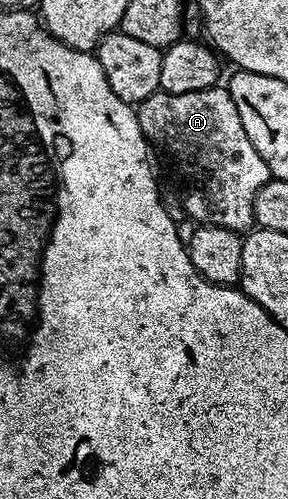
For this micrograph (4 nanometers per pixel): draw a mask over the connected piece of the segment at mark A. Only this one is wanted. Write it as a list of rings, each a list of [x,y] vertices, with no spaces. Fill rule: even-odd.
[[[224,85],[212,86],[210,90],[199,92],[183,92],[182,94],[166,94],[158,92],[136,107],[139,128],[143,128],[145,137],[154,147],[166,150],[177,161],[179,169],[185,173],[189,186],[193,191],[185,198],[185,210],[201,224],[216,224],[245,232],[254,225],[253,205],[255,196],[271,181],[267,164],[263,164],[263,156],[255,152],[255,144],[251,144],[247,131],[243,129],[243,120],[239,120],[239,108],[235,108],[235,100],[231,100],[228,89]]]

